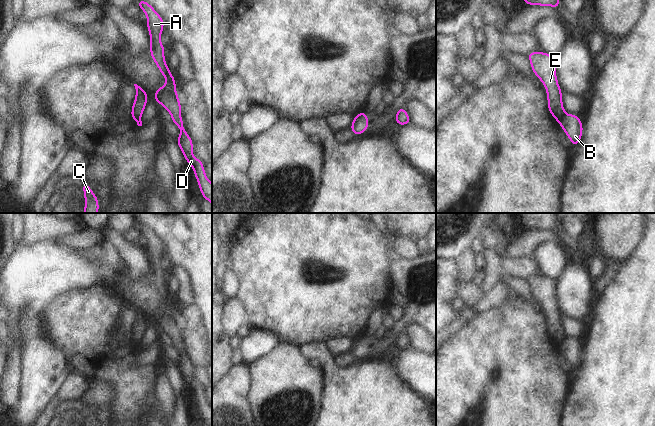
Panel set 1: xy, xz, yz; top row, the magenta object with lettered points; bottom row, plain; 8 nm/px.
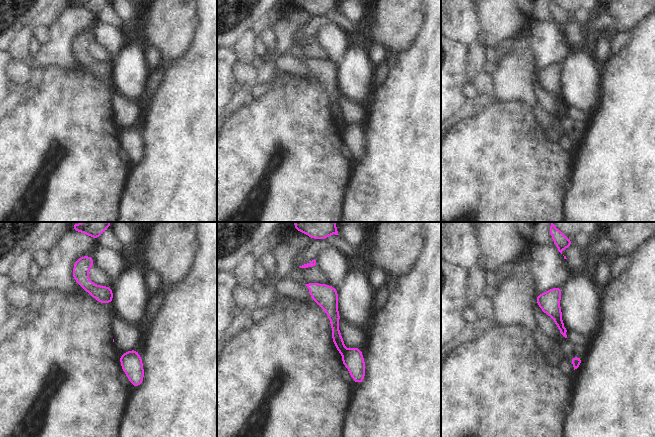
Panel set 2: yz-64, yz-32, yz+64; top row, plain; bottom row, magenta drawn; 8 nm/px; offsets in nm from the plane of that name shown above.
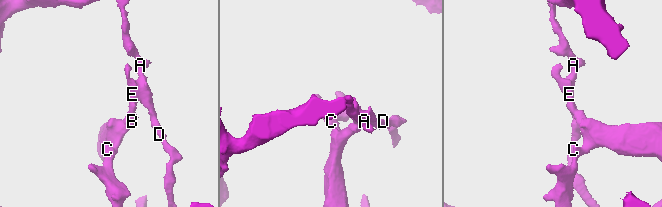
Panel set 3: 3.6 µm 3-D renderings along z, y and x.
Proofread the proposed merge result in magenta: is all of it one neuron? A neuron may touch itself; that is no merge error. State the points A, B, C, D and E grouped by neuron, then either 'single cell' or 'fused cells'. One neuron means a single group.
A D E / B C | fused cells

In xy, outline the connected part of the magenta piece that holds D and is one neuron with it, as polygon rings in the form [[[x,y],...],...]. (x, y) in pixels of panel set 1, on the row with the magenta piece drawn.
[[[138,0],[137,5],[144,11],[147,17],[146,26],[150,36],[150,54],[151,58],[157,65],[159,71],[166,79],[163,87],[158,87],[155,91],[154,100],[161,104],[171,114],[171,120],[180,129],[180,136],[176,142],[180,147],[185,160],[193,168],[195,178],[199,184],[199,190],[204,199],[208,200],[212,205],[212,183],[208,180],[204,170],[204,162],[196,158],[193,153],[193,141],[186,132],[183,119],[181,117],[181,103],[178,98],[175,85],[177,82],[171,74],[165,61],[165,46],[161,43],[160,37],[164,29],[164,21],[160,14],[145,0]]]

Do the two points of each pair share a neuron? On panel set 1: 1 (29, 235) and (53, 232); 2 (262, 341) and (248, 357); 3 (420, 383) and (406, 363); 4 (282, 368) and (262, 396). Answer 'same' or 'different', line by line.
1: same
2: same
3: same
4: same

